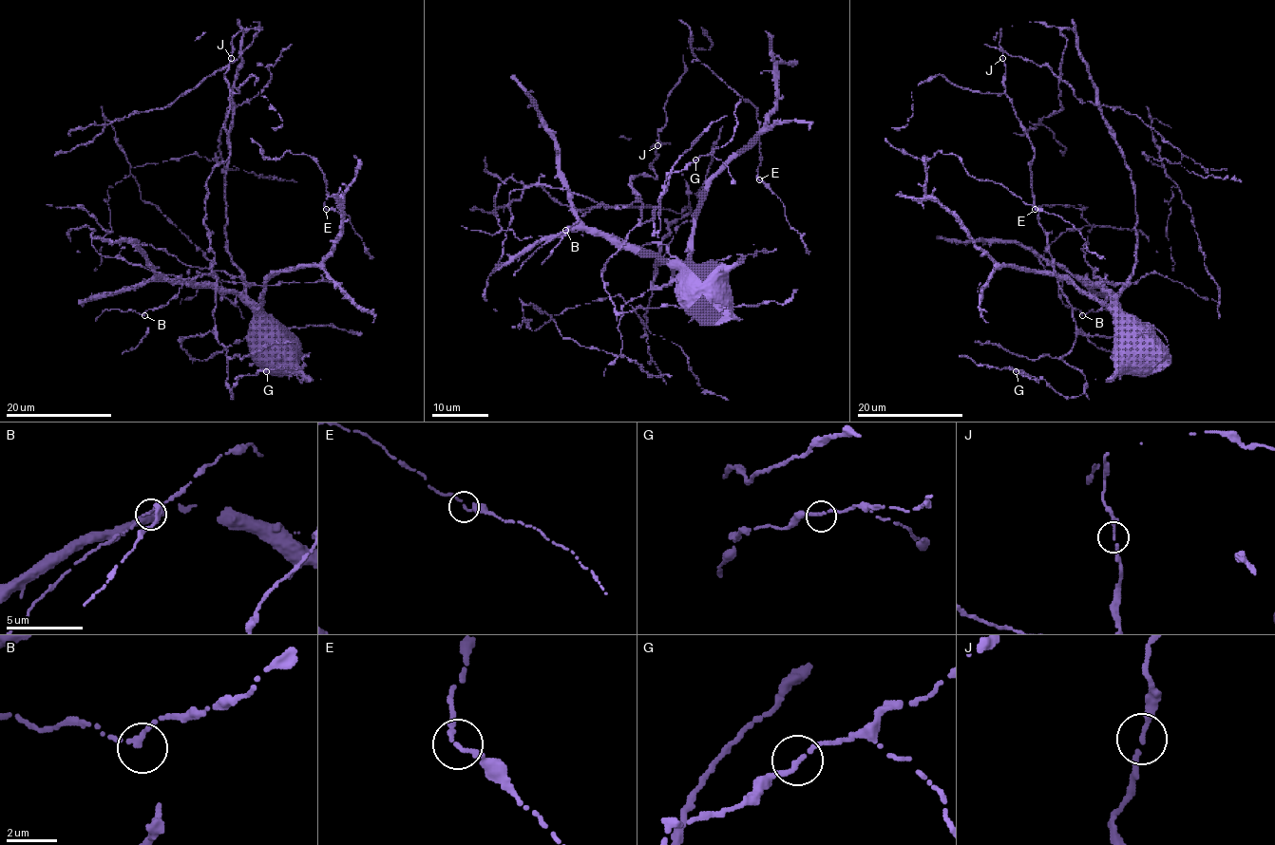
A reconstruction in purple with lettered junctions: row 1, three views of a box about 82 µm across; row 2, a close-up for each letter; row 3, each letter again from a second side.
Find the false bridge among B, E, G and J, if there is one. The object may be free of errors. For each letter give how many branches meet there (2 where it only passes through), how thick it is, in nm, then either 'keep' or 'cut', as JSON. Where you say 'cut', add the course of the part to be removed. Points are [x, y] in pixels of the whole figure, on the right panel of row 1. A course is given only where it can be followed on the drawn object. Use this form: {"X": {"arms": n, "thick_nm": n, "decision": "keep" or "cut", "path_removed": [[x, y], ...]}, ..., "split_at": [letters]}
{"B": {"arms": 2, "thick_nm": 180, "decision": "keep"}, "E": {"arms": 2, "thick_nm": 180, "decision": "keep"}, "G": {"arms": 2, "thick_nm": 200, "decision": "keep"}, "J": {"arms": 2, "thick_nm": 180, "decision": "keep"}, "split_at": []}

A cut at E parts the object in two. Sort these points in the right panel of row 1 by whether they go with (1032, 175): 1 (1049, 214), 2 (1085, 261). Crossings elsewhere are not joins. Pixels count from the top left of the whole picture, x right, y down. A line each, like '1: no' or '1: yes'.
1: no
2: yes

